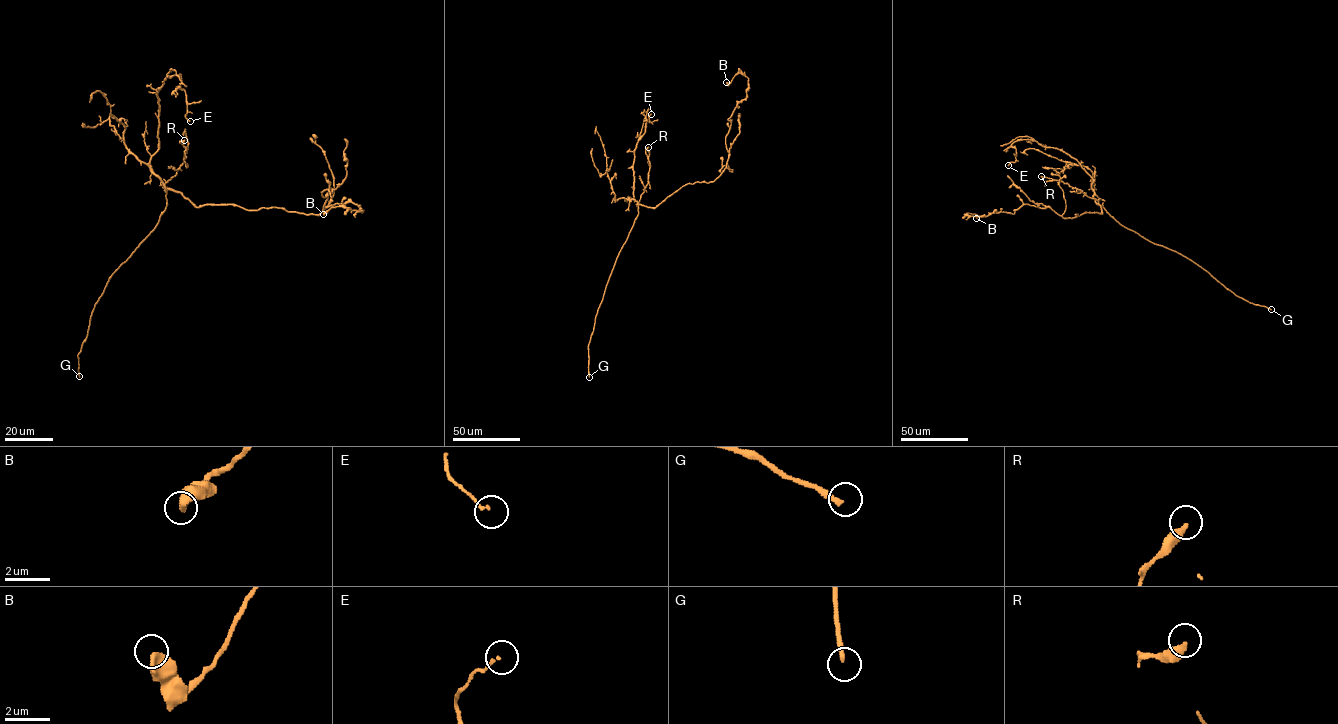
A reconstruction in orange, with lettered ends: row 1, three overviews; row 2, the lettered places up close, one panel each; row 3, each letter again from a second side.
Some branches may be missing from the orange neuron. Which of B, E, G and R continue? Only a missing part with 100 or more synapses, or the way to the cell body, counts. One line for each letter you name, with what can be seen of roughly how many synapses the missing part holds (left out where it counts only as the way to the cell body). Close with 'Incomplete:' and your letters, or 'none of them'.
Incomplete: G

